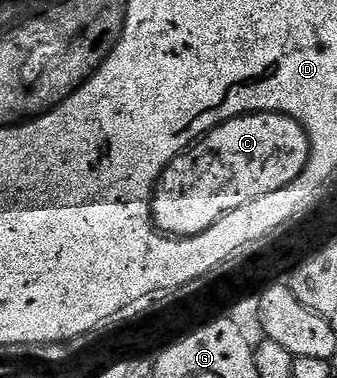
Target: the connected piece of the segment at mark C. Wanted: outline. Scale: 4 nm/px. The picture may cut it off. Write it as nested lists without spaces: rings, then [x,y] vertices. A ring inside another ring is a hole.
[[[241,114],[211,128],[167,164],[153,190],[153,223],[162,234],[174,238],[202,234],[211,228],[211,224],[235,212],[235,208],[258,202],[263,196],[271,196],[271,192],[286,190],[308,163],[309,137],[295,119],[285,114]]]

